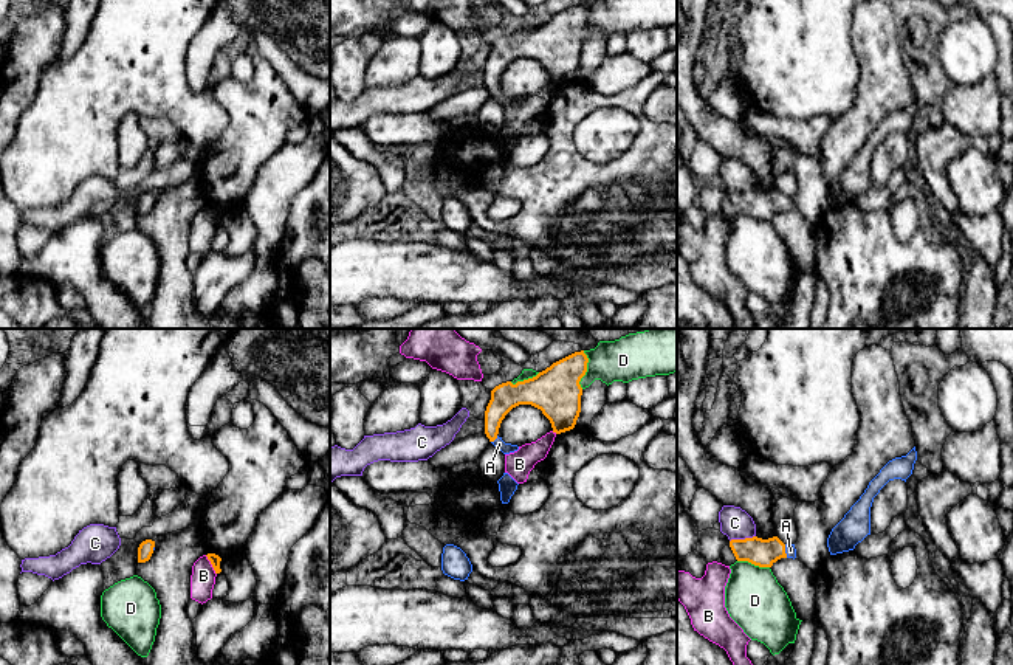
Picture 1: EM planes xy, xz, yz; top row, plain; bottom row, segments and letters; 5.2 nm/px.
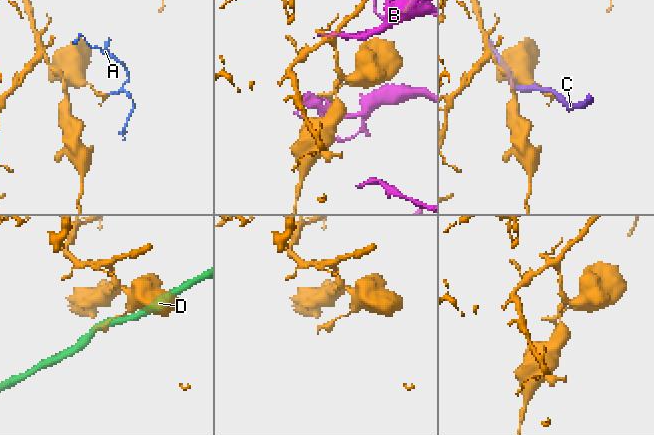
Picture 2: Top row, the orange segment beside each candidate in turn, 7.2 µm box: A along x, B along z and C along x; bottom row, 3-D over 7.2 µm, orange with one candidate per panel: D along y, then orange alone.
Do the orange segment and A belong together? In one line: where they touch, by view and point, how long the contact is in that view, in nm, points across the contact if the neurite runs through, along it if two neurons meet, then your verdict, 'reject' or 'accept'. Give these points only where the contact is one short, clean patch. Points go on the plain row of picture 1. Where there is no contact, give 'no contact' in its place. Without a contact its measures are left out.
contact xz (494, 92); length 50 nm; way xz (507, 48), (493, 68), (494, 92), (499, 96); accept

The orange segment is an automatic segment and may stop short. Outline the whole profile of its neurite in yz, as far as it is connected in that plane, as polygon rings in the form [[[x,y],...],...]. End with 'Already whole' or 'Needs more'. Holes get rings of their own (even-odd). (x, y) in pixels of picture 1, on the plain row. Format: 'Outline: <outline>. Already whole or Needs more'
Outline: [[[778,189],[731,192],[730,200],[737,214],[748,214],[759,220],[771,220],[781,211],[796,211],[795,197],[784,197]]]. Needs more

